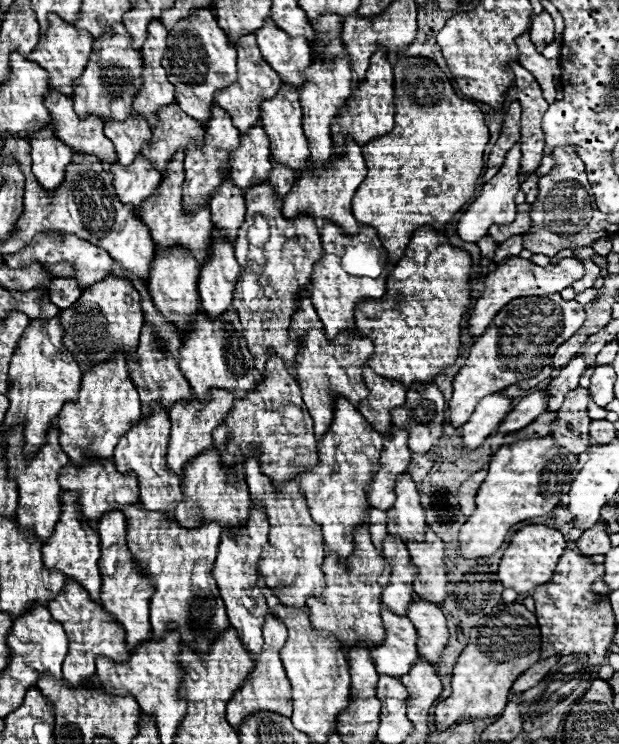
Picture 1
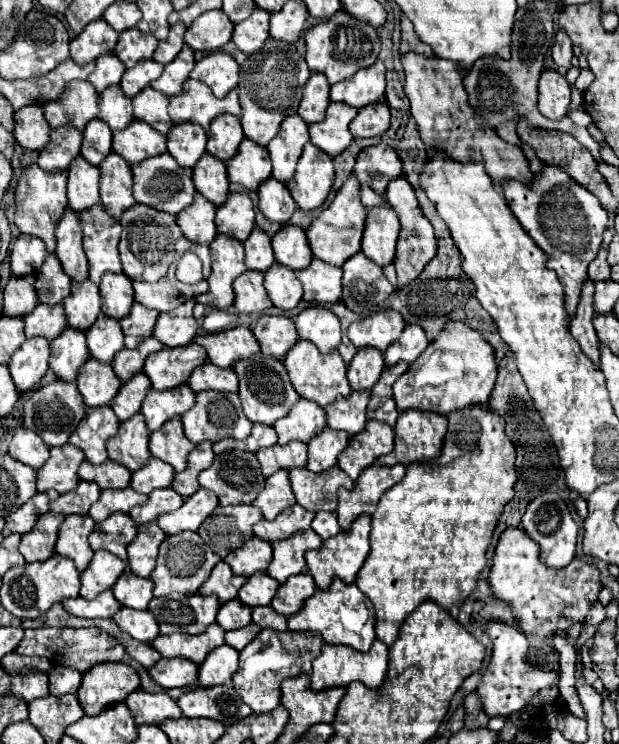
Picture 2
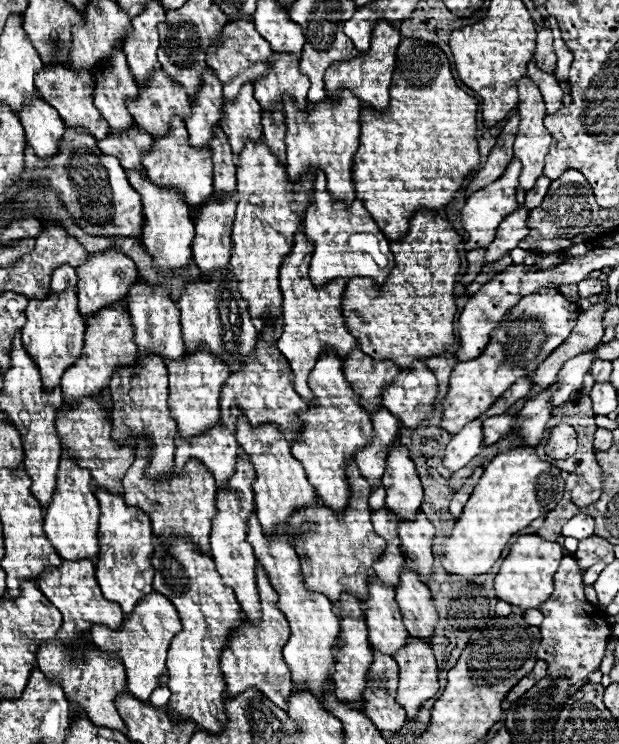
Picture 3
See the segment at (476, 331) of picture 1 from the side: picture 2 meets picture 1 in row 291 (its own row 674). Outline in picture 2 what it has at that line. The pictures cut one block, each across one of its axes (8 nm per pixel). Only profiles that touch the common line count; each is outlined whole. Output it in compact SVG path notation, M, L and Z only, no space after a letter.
M488 620L484 626L484 632L492 638L492 658L490 664L476 688L484 712L488 716L510 716L512 712L518 712L530 704L530 700L544 688L550 688L560 680L560 670L546 670L544 666L532 664L528 660L528 636L520 632L514 626L508 626L498 620Z

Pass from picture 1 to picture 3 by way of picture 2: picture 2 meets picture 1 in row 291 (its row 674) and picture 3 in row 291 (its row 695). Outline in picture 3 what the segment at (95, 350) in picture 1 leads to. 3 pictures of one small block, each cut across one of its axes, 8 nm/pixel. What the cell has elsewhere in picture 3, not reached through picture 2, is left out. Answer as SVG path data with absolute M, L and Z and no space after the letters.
M108 250L108 252L98 254L98 256L90 254L88 264L82 264L80 268L76 268L76 272L78 272L78 278L80 278L78 286L76 286L78 308L80 308L80 316L82 316L84 324L100 308L112 306L116 302L126 302L130 286L134 286L136 280L138 280L138 270L134 266L134 262L130 258L126 258L122 252L114 252L114 250Z

